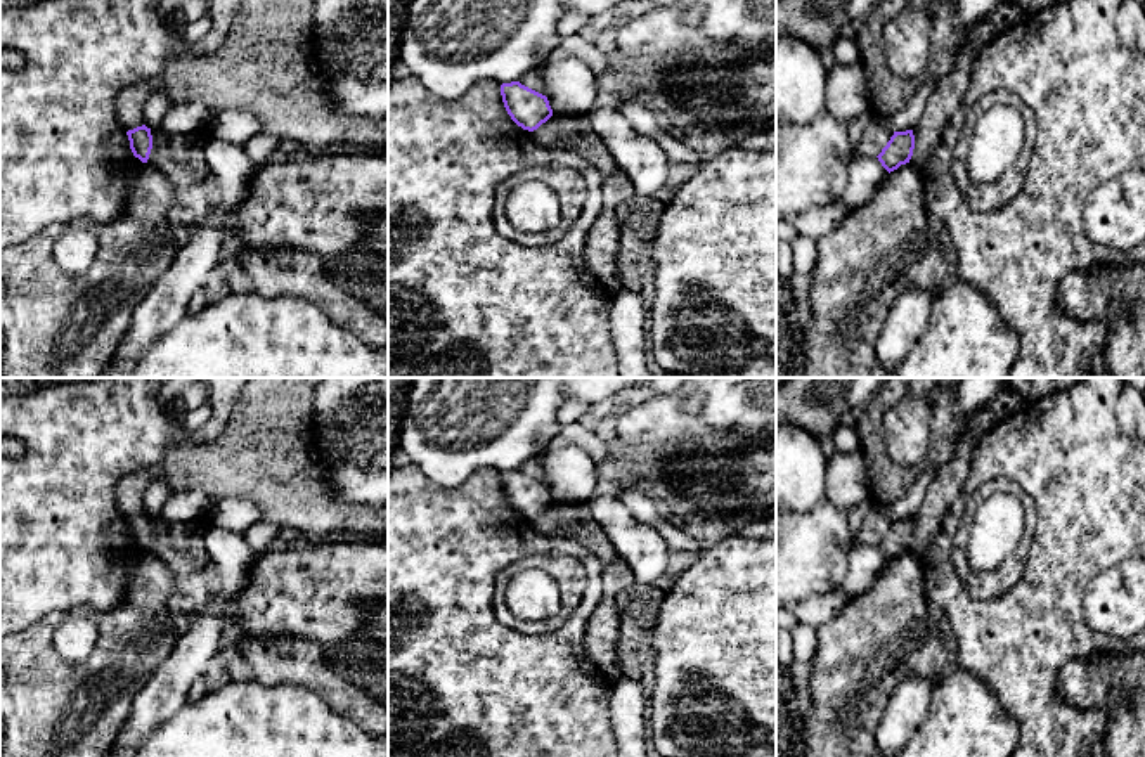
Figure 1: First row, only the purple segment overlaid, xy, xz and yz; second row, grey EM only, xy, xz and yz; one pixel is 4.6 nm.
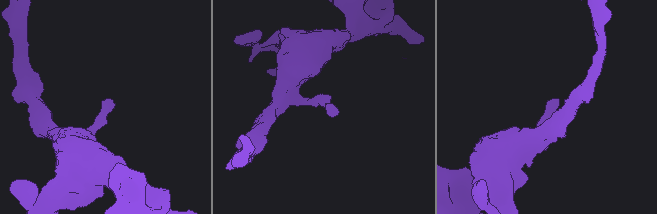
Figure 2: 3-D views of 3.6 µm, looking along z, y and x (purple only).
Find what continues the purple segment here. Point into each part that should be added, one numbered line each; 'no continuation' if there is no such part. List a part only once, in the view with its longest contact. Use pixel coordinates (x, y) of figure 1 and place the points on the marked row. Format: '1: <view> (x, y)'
no continuation

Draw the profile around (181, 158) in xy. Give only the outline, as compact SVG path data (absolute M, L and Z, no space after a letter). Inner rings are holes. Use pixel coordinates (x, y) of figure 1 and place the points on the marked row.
M161 126L151 128L152 149L147 165L163 173L177 191L189 187L208 173L204 146L208 126L189 135L170 135Z

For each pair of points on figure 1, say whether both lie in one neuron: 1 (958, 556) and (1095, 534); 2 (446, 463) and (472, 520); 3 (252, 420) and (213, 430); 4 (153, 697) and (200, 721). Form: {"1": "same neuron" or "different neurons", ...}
{"1": "different neurons", "2": "different neurons", "3": "different neurons", "4": "different neurons"}

